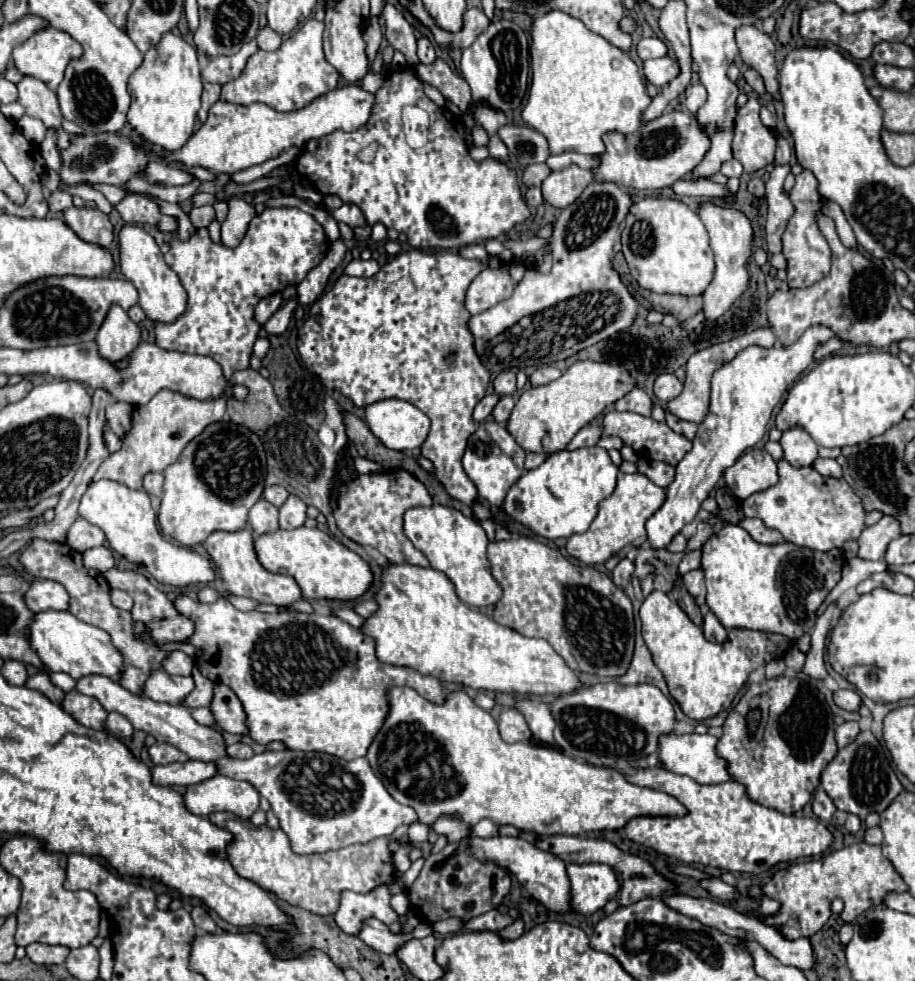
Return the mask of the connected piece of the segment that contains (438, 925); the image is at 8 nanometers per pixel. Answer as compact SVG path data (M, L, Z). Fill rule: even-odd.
M460 919L434 921L434 923L430 923L430 925L432 925L432 929L434 929L434 931L444 933L444 935L448 935L448 933L454 933L454 931L460 931L460 929L462 929L462 921L460 921Z

